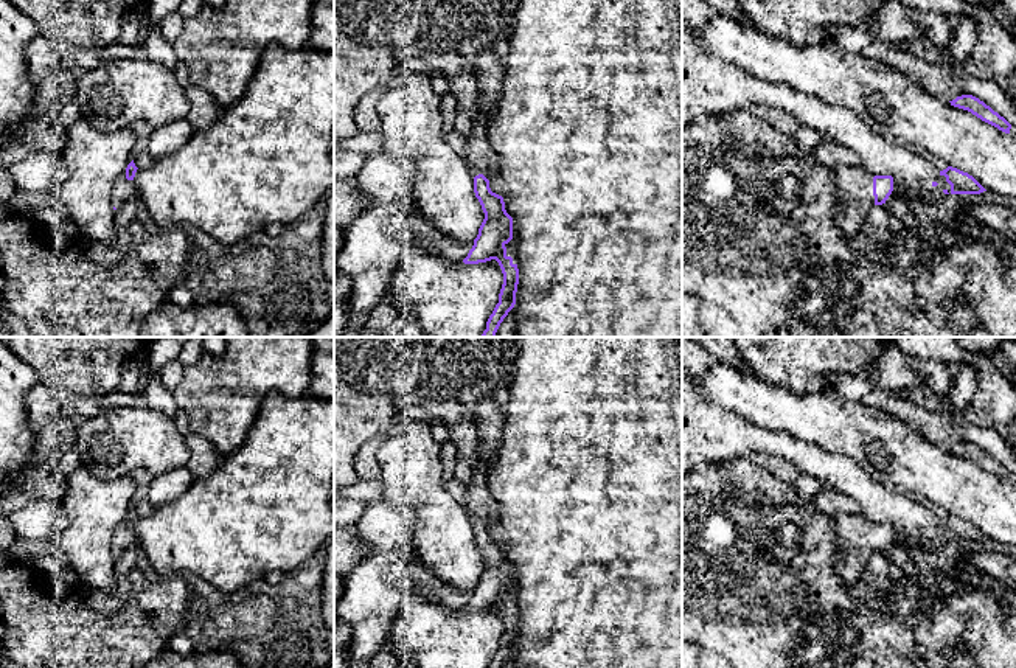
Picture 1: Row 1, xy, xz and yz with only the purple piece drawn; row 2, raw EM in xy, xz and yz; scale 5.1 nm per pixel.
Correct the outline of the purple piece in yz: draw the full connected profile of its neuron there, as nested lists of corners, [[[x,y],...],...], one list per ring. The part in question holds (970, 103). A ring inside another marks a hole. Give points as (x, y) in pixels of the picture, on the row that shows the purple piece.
[[[962,95],[949,101],[951,106],[963,109],[980,118],[982,121],[997,127],[999,130],[1010,134],[1011,124],[994,112],[990,106],[973,95]]]

